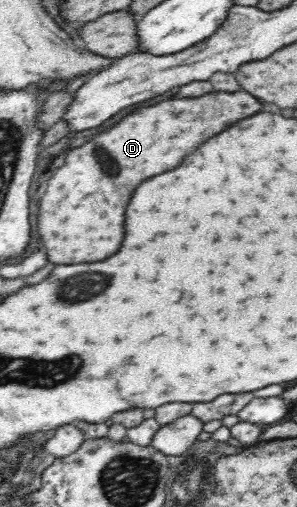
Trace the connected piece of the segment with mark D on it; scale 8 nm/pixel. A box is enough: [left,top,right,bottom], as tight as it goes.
[38,92,262,264]

